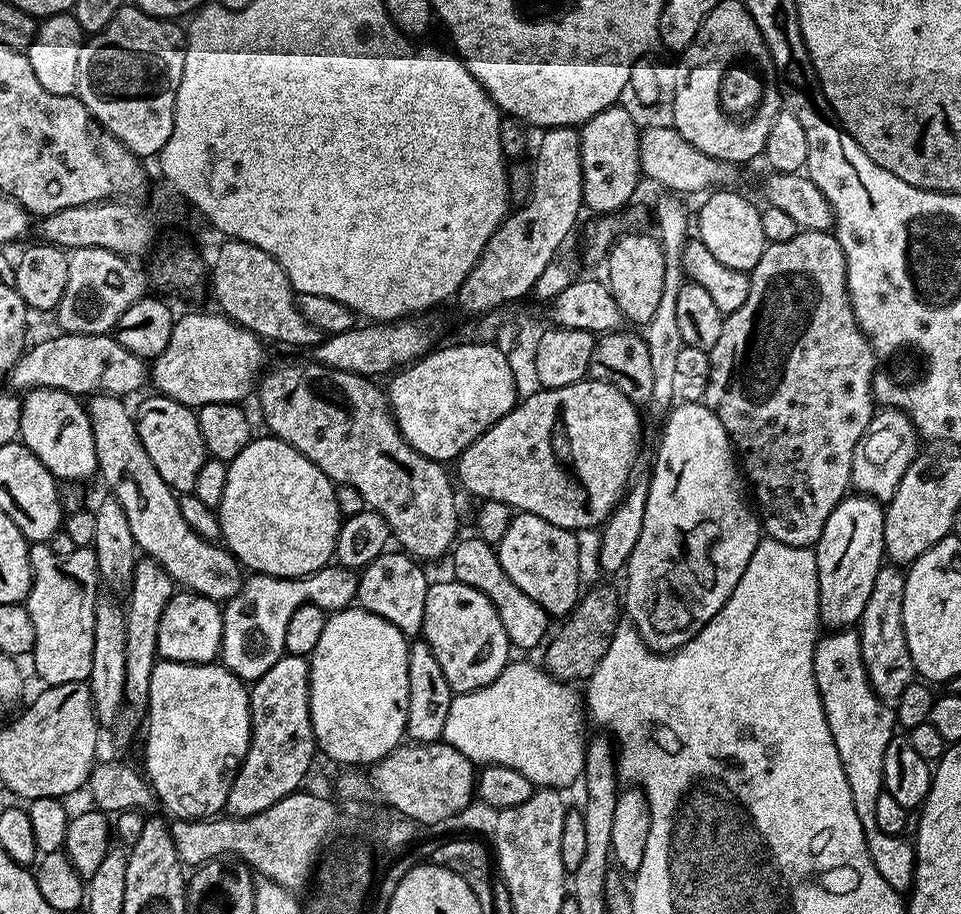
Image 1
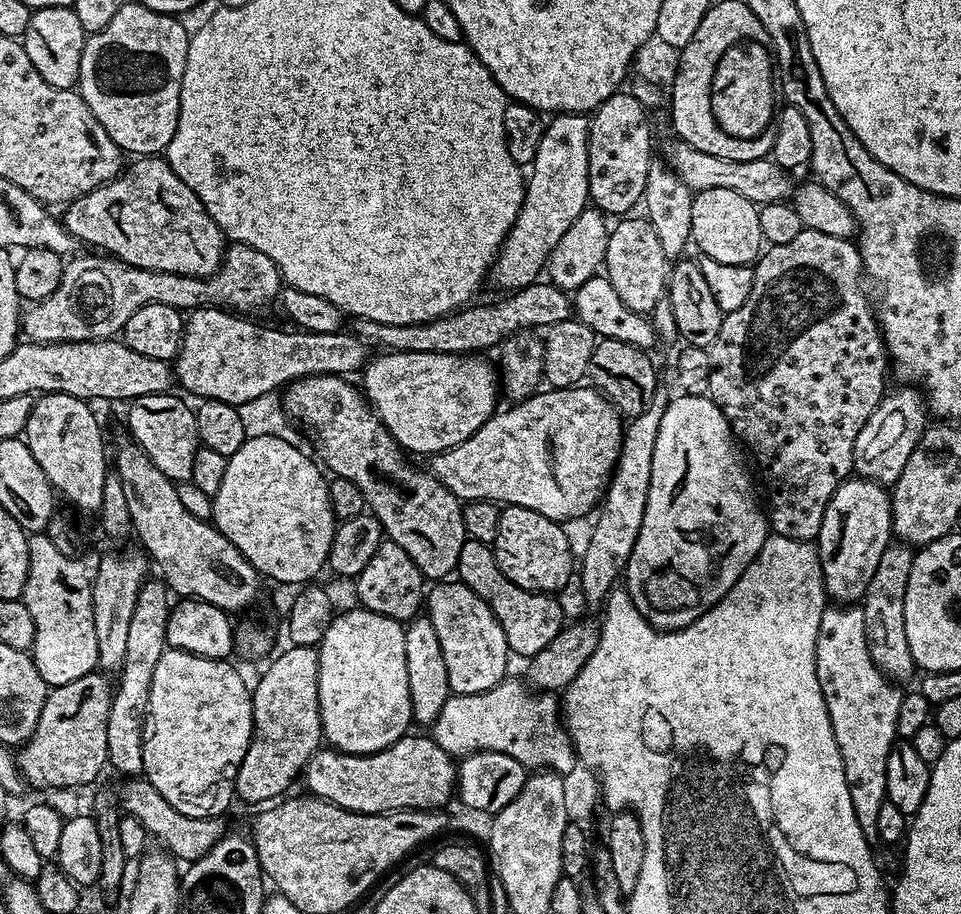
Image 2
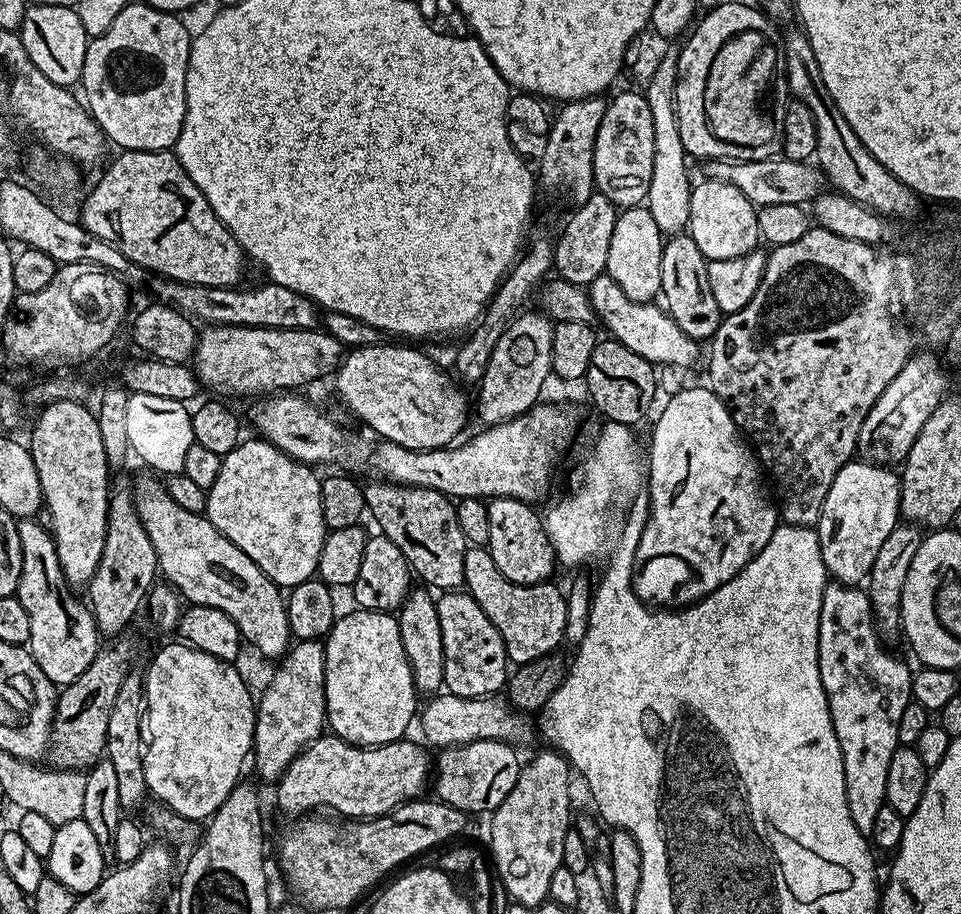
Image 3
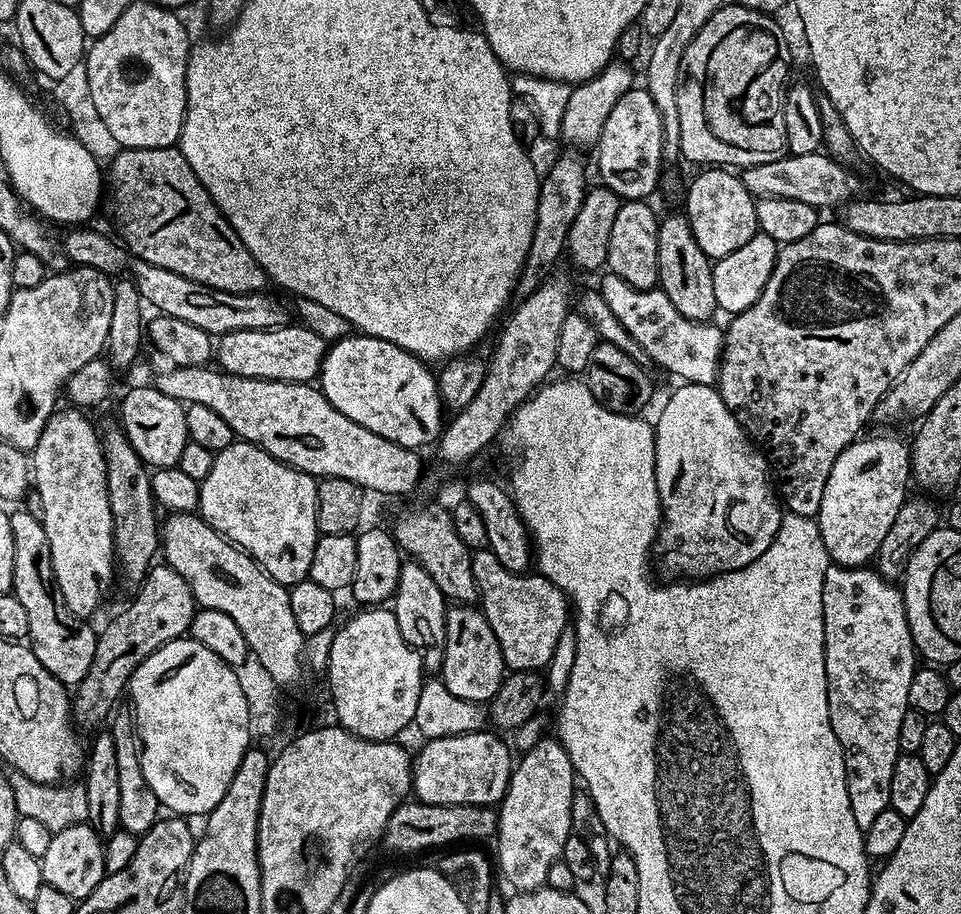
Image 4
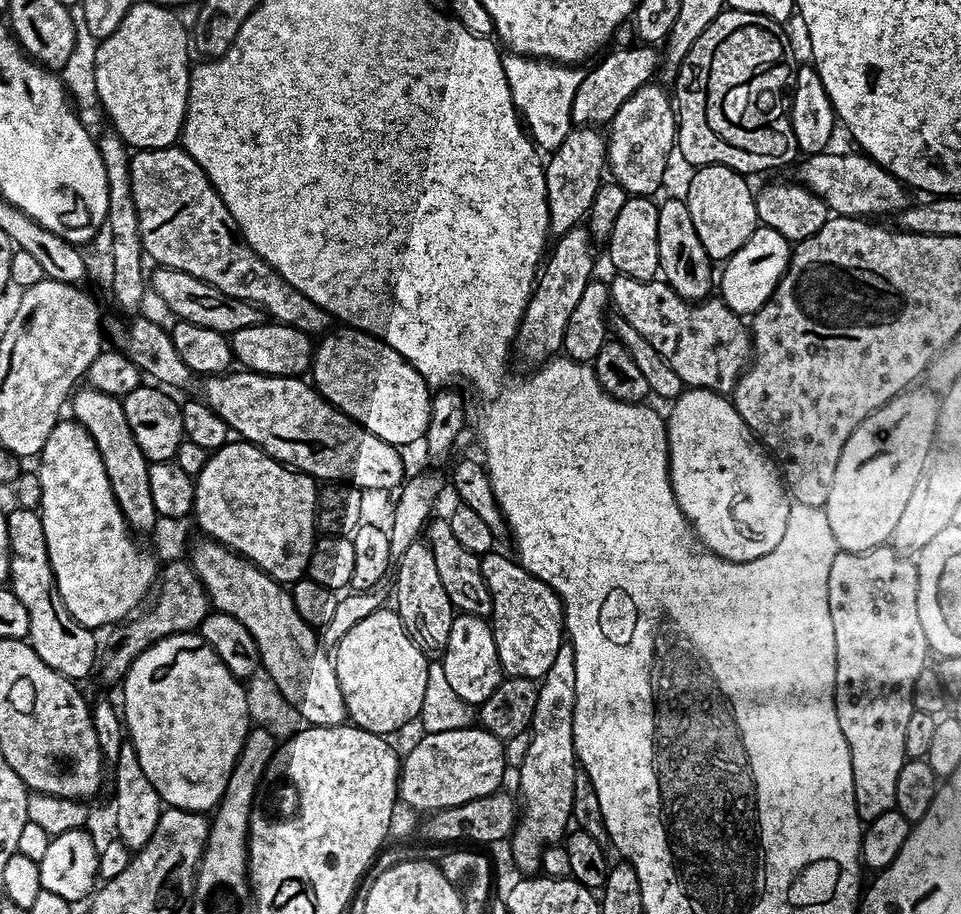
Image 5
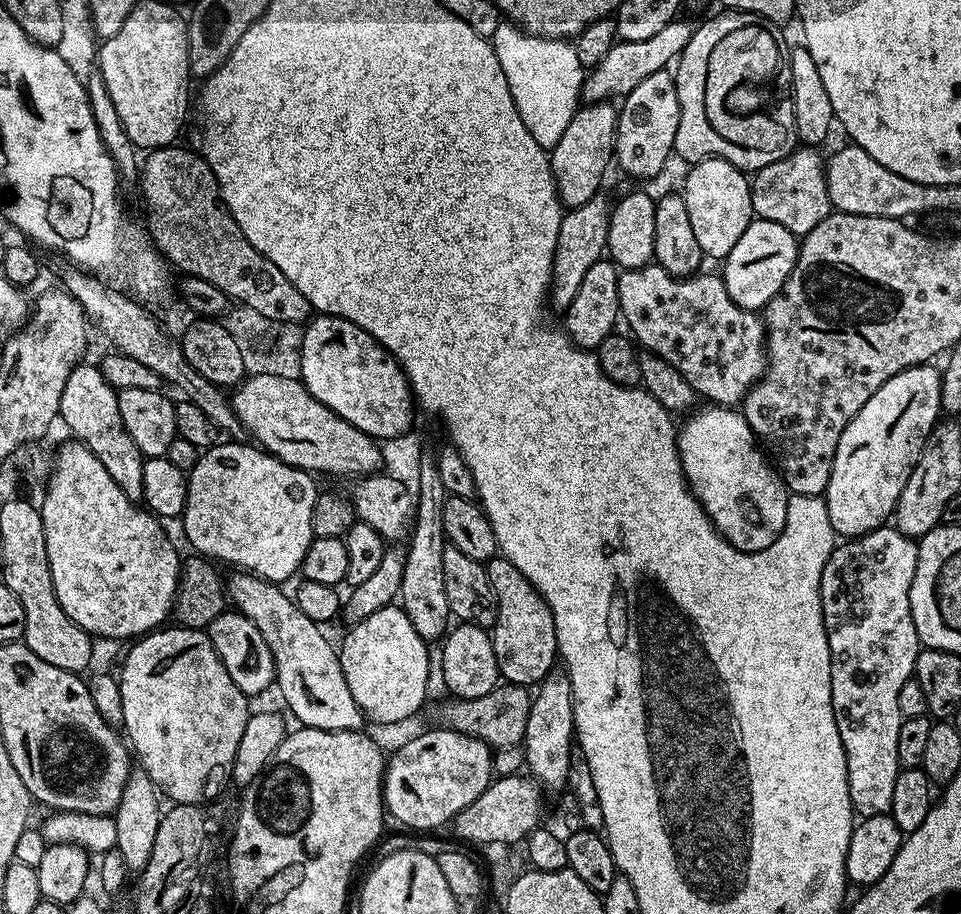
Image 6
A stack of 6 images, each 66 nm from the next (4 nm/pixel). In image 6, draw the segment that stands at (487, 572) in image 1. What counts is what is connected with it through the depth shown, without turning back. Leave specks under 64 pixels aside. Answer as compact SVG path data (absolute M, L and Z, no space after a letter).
M493 558L487 561L490 586L498 602L498 618L490 629L494 658L501 677L510 684L539 685L557 663L554 614L540 591L527 580L509 560Z

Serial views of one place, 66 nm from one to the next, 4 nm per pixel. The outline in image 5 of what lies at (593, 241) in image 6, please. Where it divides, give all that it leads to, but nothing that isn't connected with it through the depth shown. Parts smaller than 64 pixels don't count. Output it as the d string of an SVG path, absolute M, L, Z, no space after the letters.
M577 226L575 228L572 228L570 231L567 231L566 234L557 237L557 240L553 243L553 246L551 247L551 250L549 251L549 254L547 255L547 258L545 259L545 262L543 263L543 266L541 267L541 271L539 273L539 276L537 277L536 283L533 285L533 291L532 296L528 300L527 308L523 312L523 318L522 322L519 323L519 328L516 331L516 337L513 340L513 349L514 354L524 362L532 365L528 366L538 366L546 361L547 358L553 357L562 347L564 342L564 336L565 336L565 330L566 330L566 324L569 322L569 318L571 315L571 311L575 309L576 306L578 306L578 301L580 298L582 298L582 293L584 290L586 290L586 286L589 284L590 280L593 279L594 273L594 254L592 252L592 246L594 246L593 239L587 229L587 227L584 226Z

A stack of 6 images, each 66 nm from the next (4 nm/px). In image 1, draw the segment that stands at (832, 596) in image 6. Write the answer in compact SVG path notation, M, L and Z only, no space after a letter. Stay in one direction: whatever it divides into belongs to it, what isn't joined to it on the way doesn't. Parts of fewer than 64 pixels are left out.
M832 630L827 634L829 636L821 635L817 639L814 654L814 674L826 722L830 726L830 734L834 734L834 746L838 746L838 758L842 758L846 782L850 782L854 810L862 822L870 858L878 874L882 874L892 888L908 890L916 877L913 841L904 836L882 834L882 830L878 830L878 822L874 822L874 806L878 803L878 794L884 791L882 758L886 758L886 746L890 746L897 727L896 713L885 701L876 697L875 690L870 686L862 662L859 635L852 630Z

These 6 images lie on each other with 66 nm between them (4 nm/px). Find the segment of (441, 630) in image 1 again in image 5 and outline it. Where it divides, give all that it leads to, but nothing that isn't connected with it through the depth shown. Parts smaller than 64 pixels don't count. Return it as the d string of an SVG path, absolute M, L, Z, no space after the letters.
M453 615L450 638L442 653L442 663L446 670L446 682L469 706L479 706L494 694L500 685L502 673L498 662L498 646L494 646L491 623L483 616Z

